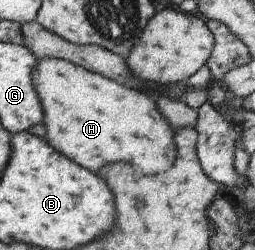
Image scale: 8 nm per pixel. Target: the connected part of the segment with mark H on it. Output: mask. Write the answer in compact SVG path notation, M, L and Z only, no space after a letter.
M47 58L34 71L34 83L45 107L48 141L76 163L98 171L108 163L128 161L140 167L144 175L168 171L176 157L174 131L158 111L156 99L136 89L118 85L118 81L92 72L74 61Z

